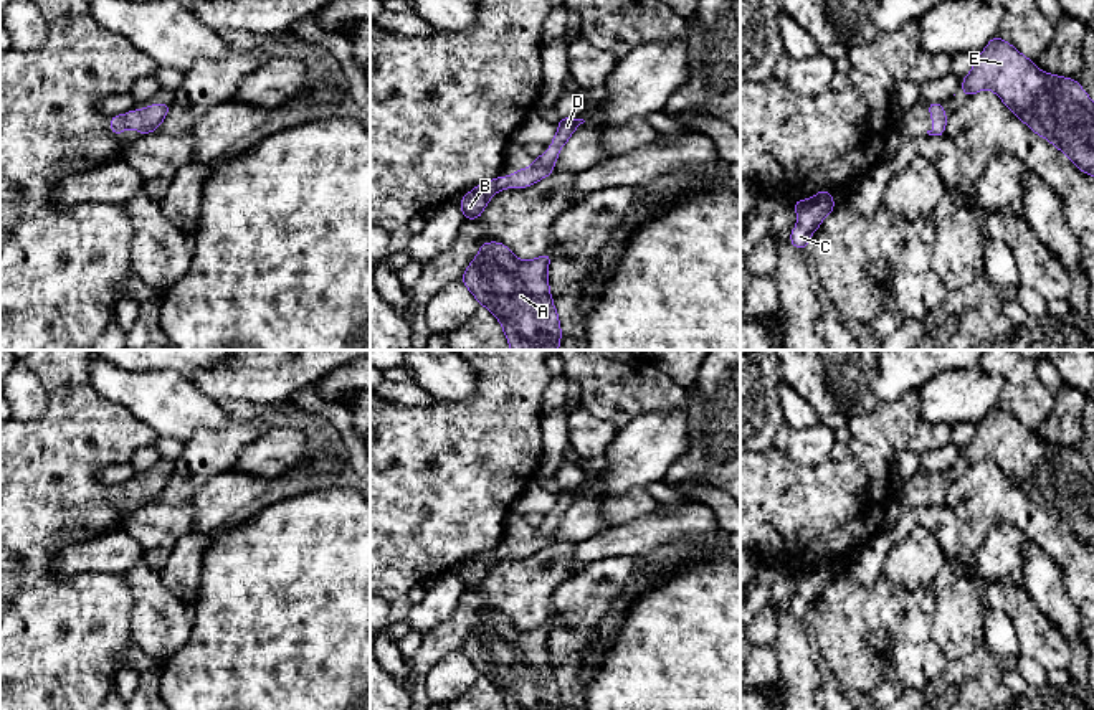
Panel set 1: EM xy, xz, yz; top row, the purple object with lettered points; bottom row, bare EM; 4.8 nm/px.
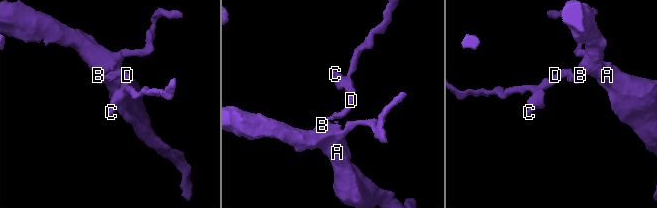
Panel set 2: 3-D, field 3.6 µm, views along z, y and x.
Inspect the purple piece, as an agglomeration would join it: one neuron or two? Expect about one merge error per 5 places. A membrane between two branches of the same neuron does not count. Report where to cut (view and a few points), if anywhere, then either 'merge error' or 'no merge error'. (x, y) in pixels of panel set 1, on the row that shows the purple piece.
no cut; no merge error

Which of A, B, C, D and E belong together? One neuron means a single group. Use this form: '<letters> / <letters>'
A B C D E

